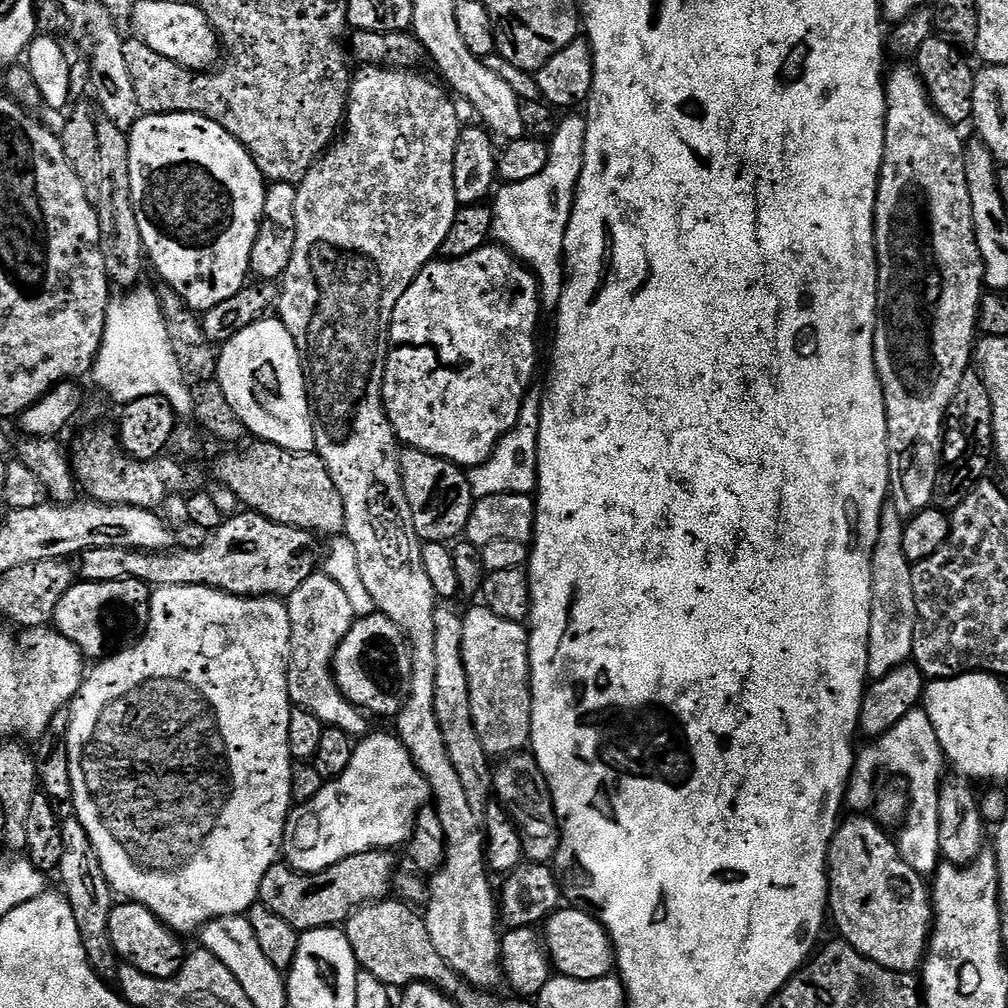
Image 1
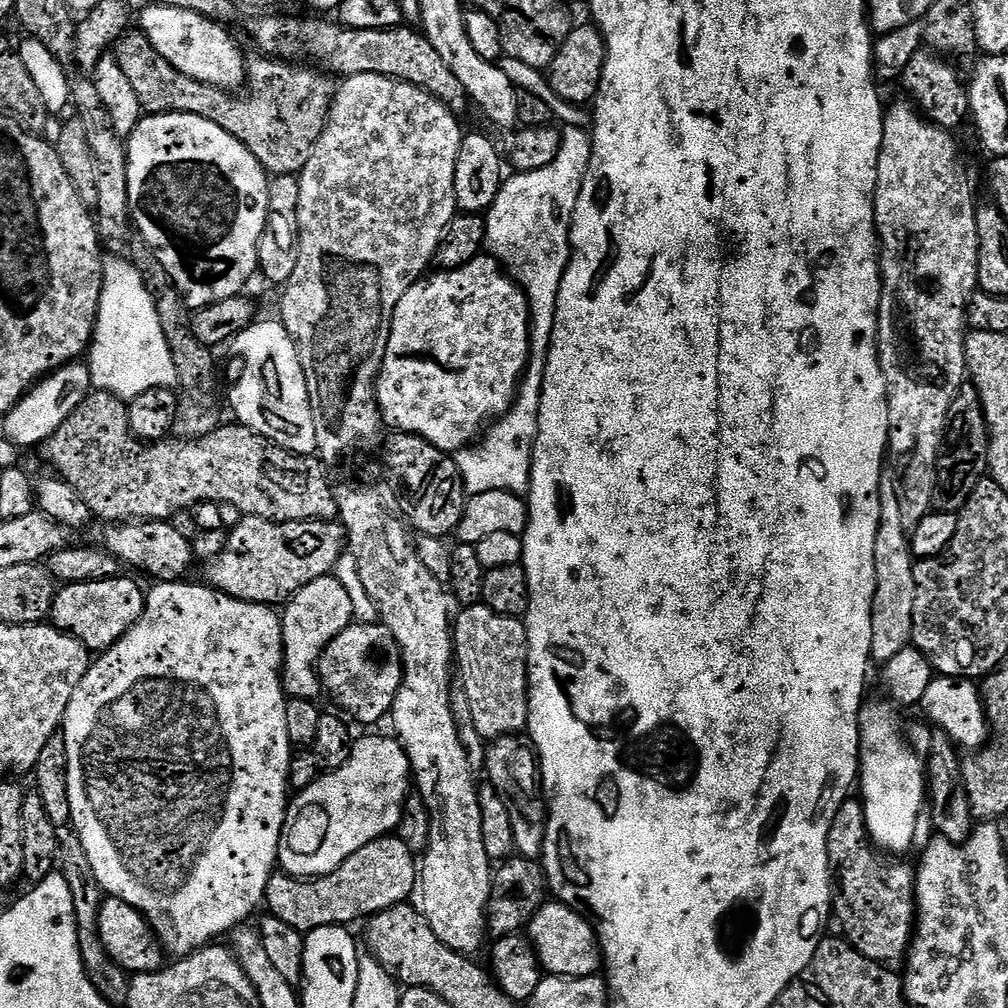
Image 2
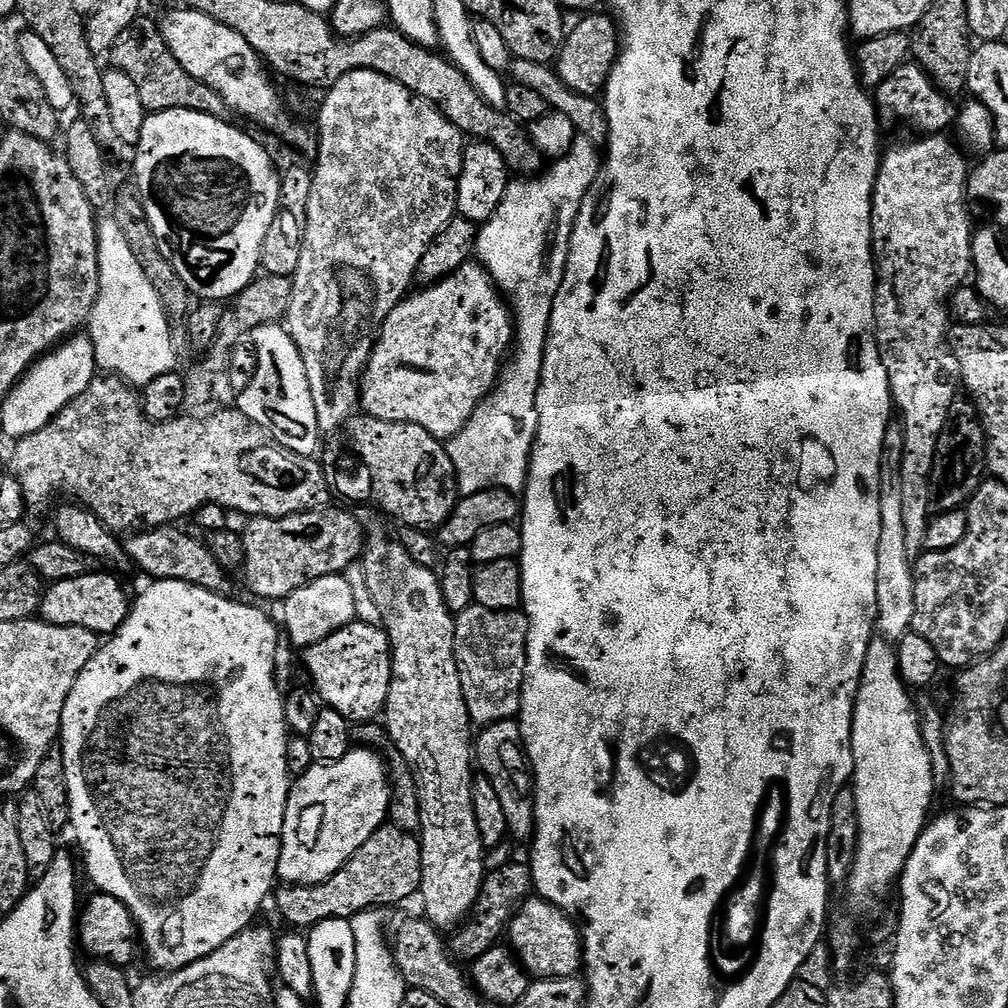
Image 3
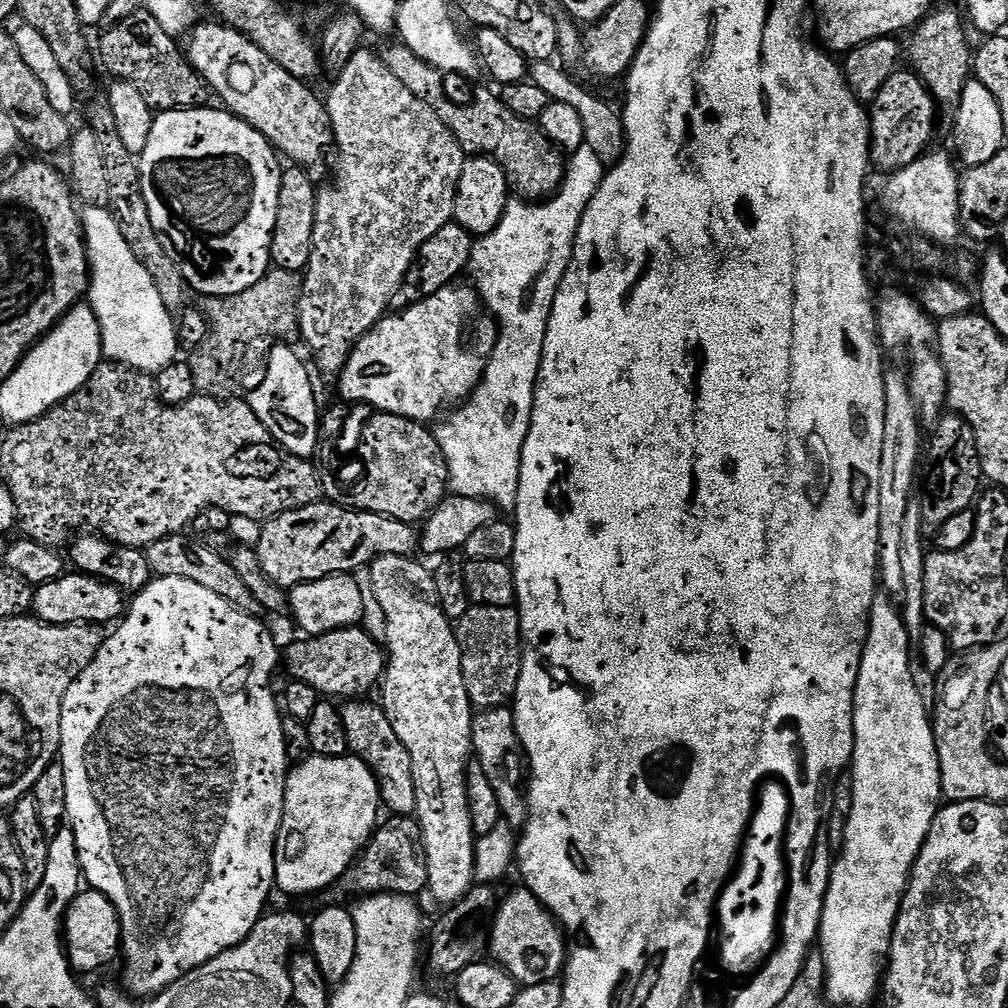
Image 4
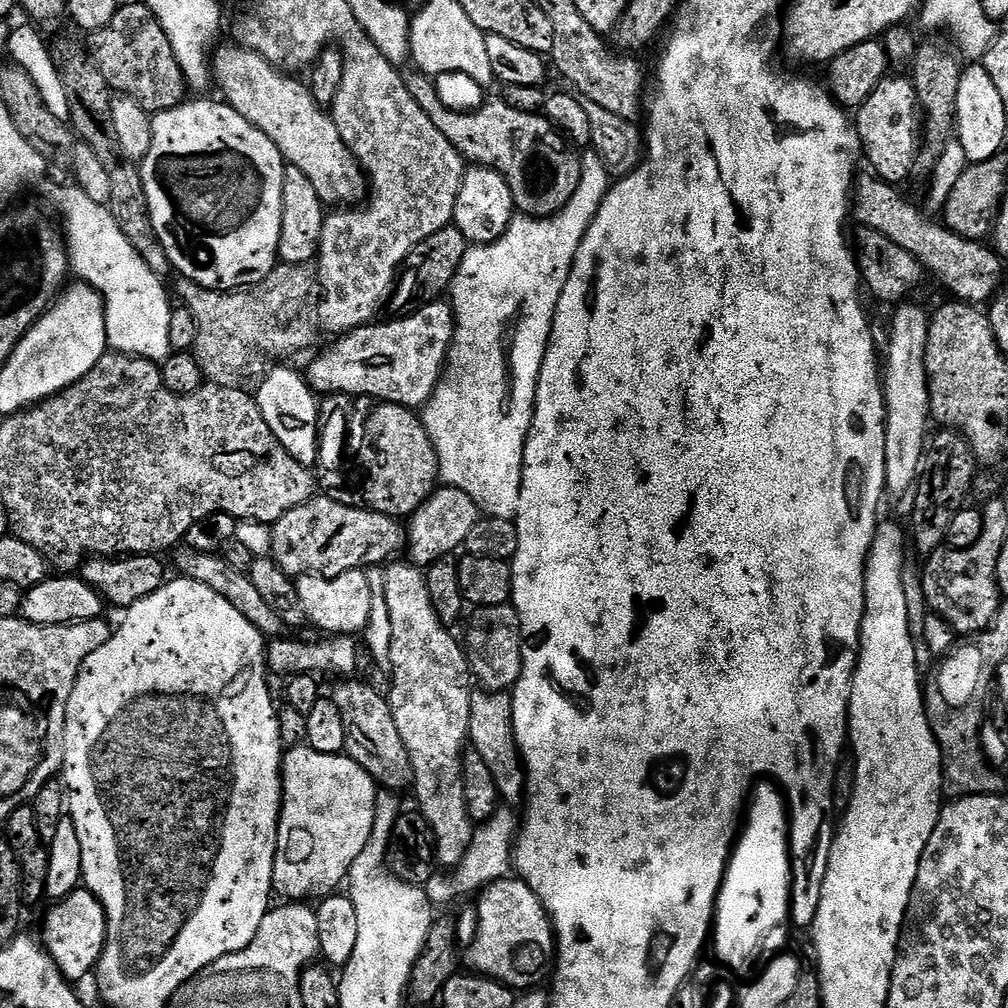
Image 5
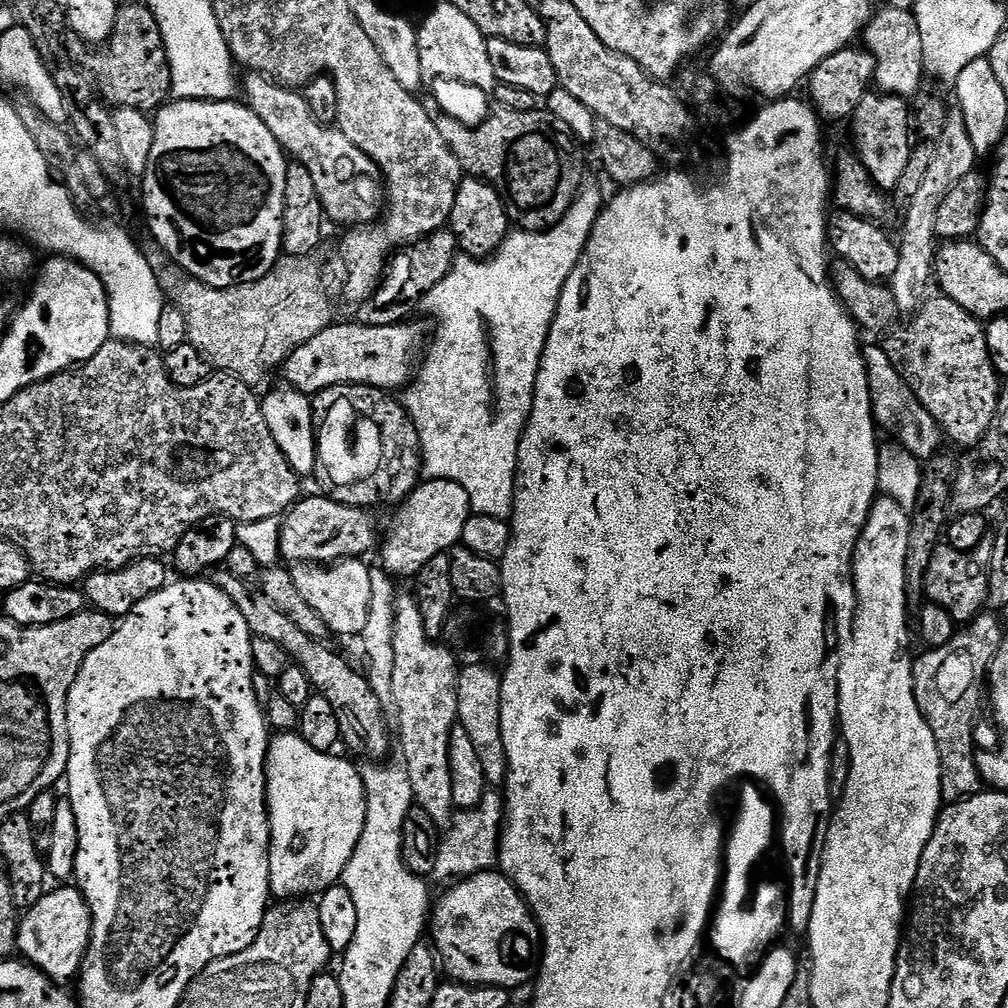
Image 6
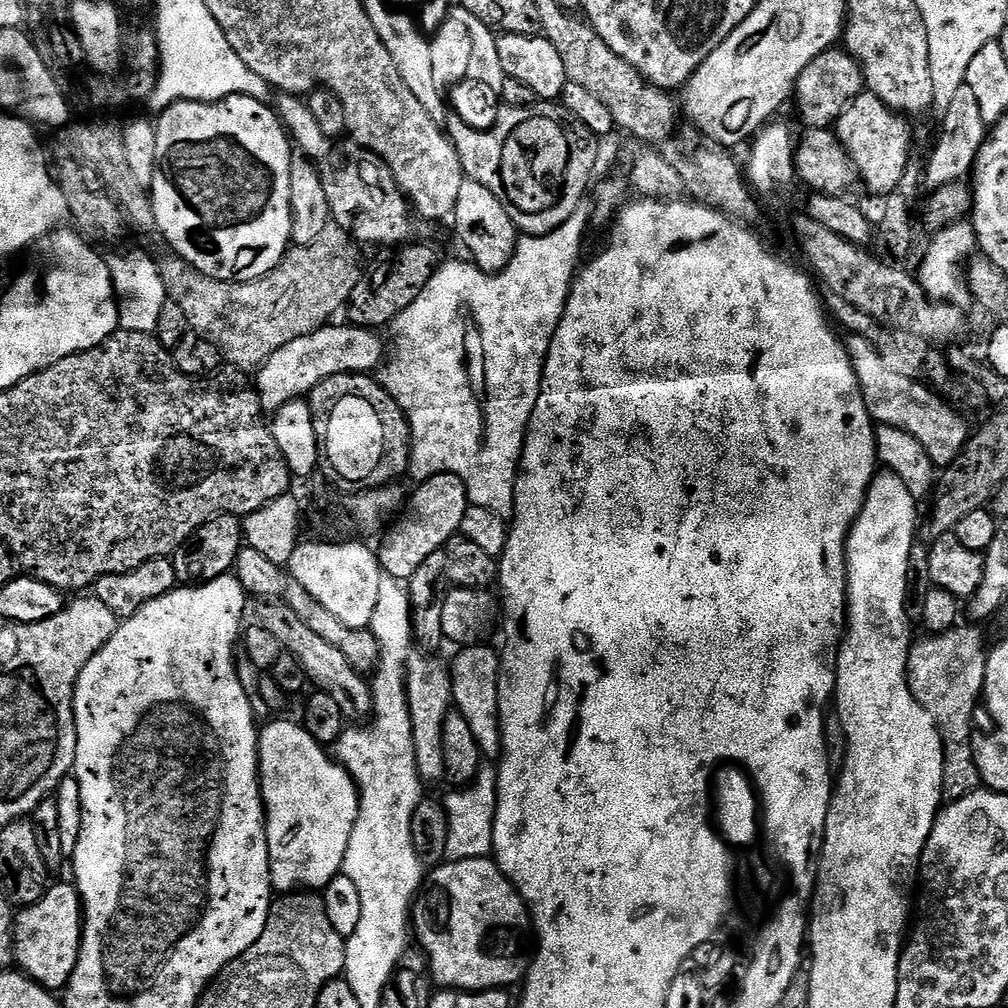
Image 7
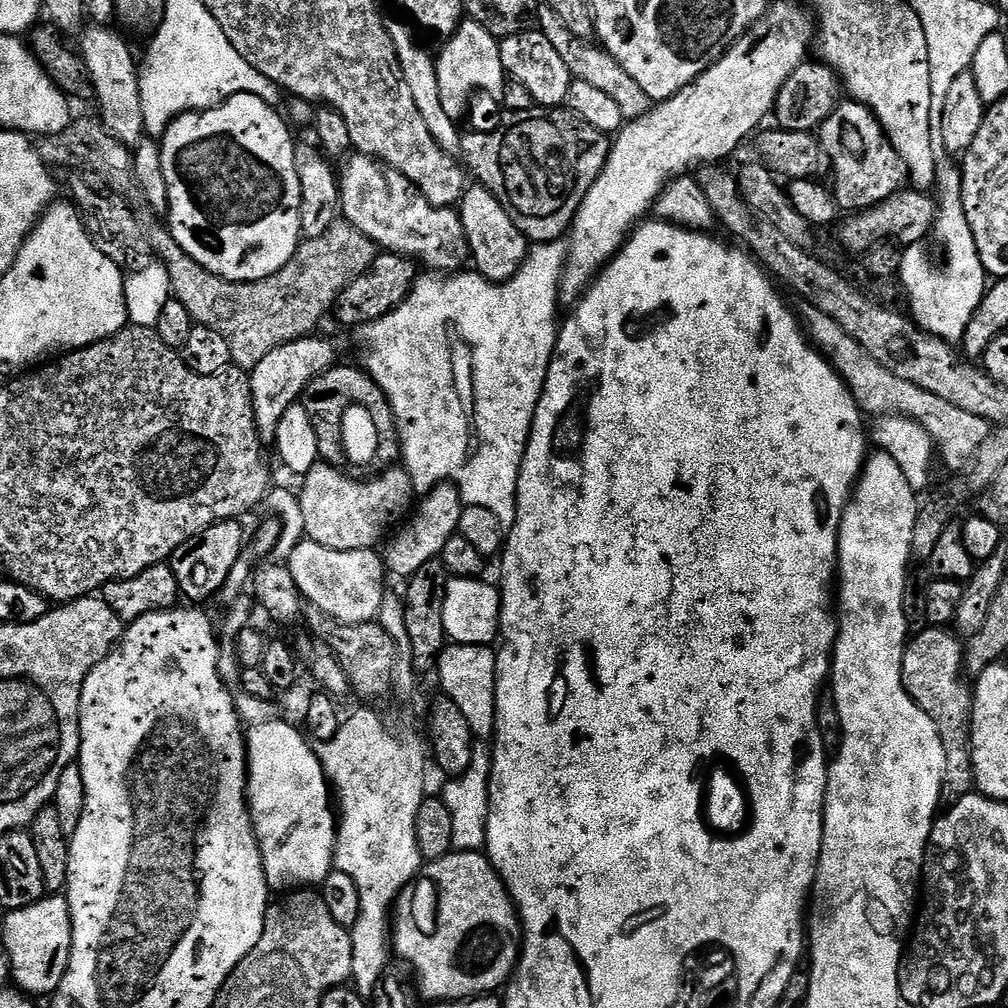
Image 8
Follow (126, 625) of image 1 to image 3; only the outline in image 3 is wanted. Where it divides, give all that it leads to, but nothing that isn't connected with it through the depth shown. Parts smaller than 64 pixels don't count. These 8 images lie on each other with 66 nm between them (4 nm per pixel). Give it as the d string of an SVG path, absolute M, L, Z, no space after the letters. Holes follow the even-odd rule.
M92 570L87 576L49 583L40 604L39 615L48 624L78 626L97 634L117 632L128 617L130 596L128 600L128 592L116 576L119 575L109 574L104 570Z

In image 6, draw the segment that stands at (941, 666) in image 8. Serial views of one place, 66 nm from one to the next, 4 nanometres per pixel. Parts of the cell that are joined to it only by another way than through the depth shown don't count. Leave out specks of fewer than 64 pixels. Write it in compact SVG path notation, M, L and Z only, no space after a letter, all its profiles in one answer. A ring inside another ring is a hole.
M981 614L967 625L963 630L946 642L946 646L928 648L924 653L915 657L912 665L912 677L914 678L914 694L930 730L934 730L934 742L938 746L938 758L940 759L940 777L942 786L940 795L945 801L955 802L976 795L981 791L982 781L980 771L976 765L977 749L972 748L972 731L976 728L976 715L980 712L980 695L985 695L988 669L992 666L992 660L998 654L1002 638L1006 635L1006 628L1000 625L996 614Z

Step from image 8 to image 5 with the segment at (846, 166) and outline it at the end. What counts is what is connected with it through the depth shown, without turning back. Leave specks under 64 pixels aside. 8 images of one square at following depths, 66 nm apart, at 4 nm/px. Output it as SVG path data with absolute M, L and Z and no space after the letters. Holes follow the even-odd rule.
M889 75L870 94L868 101L860 105L854 116L854 123L860 135L863 155L868 156L868 164L873 173L885 184L900 186L916 166L916 154L920 150L918 137L922 132L920 103L911 79L907 75Z

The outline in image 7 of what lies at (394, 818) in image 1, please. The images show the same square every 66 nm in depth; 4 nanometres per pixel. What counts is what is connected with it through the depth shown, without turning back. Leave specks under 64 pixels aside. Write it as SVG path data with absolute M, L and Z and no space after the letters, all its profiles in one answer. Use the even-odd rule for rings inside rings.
M284 718L273 719L273 720L276 720L273 722L273 724L268 724L265 726L265 728L263 725L263 727L259 729L259 734L260 734L260 792L264 796L264 811L266 813L266 827L268 830L268 853L270 854L270 878L272 879L272 886L273 886L273 889L275 889L275 891L280 894L291 894L293 892L299 892L301 890L323 890L324 887L327 886L329 882L331 882L331 880L333 880L336 876L341 875L341 872L344 866L344 859L346 858L346 848L350 846L350 834L354 830L354 822L358 822L358 814L360 813L360 792L356 788L356 783L352 781L352 775L350 775L349 772L347 772L347 770L344 769L344 767L339 764L339 762L333 759L333 757L329 755L329 753L328 753L328 756L329 756L328 757L327 754L324 753L327 751L325 751L325 749L320 745L320 743L318 743L318 741L315 740L315 738L312 737L310 733L308 733L308 731L305 730L304 727L302 727L299 723L297 723L297 721L295 724L295 722L292 720L280 720L280 719L284 719Z

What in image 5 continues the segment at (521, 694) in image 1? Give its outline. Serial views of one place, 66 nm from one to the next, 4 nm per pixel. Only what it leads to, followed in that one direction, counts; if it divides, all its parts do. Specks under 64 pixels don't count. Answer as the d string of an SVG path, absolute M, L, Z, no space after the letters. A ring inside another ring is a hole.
M509 603L502 606L476 608L468 624L464 649L471 677L480 682L485 691L500 692L511 689L521 674L521 646L519 620Z

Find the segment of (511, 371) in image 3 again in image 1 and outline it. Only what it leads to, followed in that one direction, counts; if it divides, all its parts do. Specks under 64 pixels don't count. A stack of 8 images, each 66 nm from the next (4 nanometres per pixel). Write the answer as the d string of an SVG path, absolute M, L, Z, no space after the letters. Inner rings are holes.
M568 114L568 116L559 121L556 125L556 132L550 138L548 144L548 161L546 167L539 173L534 174L534 178L526 178L526 182L514 182L513 184L504 184L503 187L495 193L494 201L491 205L492 210L492 236L494 237L495 243L499 247L508 249L513 256L524 261L529 268L532 269L532 273L536 275L536 279L540 282L540 302L545 309L555 310L560 304L560 299L564 293L564 281L566 279L566 261L564 258L564 243L566 242L566 230L568 229L568 223L570 222L570 214L572 213L572 203L576 201L576 184L580 181L580 175L582 174L582 166L584 165L584 147L586 146L586 126L588 125L587 119L583 115L572 116L576 114ZM529 391L528 397L520 411L520 420L512 431L507 432L492 451L490 459L468 472L468 481L472 487L473 497L479 498L490 494L503 492L522 492L532 494L536 492L538 478L538 430L540 429L540 402L542 396L539 391Z

